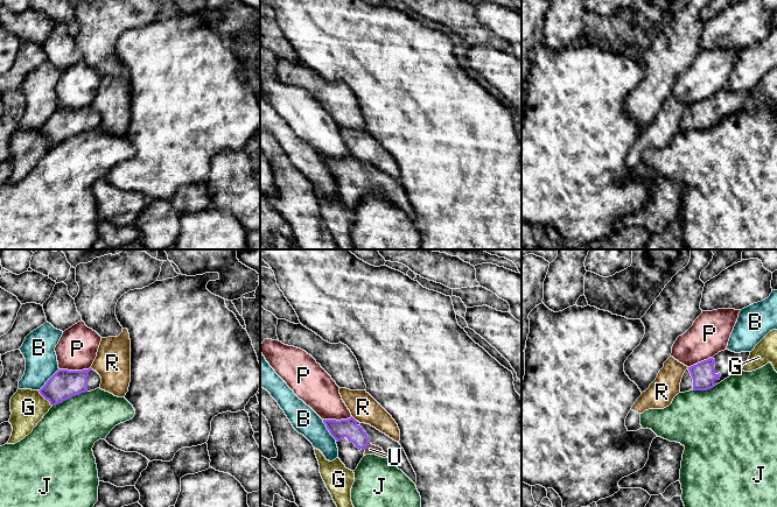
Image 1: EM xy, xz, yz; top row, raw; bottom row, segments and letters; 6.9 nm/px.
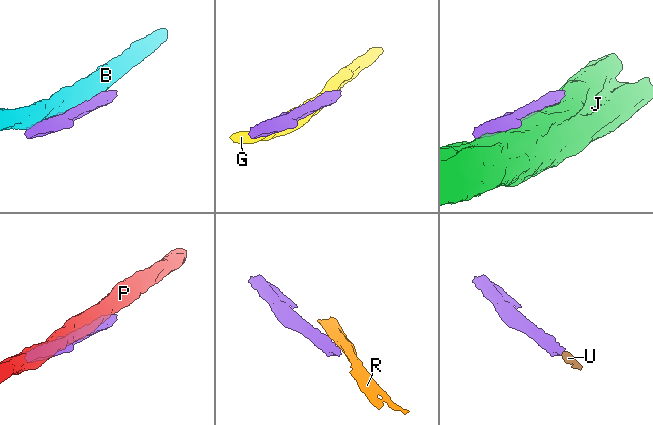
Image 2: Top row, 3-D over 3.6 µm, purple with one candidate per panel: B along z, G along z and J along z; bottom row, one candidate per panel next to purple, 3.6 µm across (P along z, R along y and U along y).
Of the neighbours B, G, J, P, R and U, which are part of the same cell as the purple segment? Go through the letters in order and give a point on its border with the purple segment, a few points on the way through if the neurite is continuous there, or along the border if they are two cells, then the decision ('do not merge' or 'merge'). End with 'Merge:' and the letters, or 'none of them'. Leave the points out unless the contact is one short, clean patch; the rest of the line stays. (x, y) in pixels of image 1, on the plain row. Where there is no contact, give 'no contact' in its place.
B: meets purple in xy at (48, 119); do not merge
G: meets purple in xy at (46, 138); do not merge
J: meets purple in xy at (69, 136); do not merge
P: meets purple in xy at (75, 110); do not merge
R: meets purple in xz at (354, 157); border along xz (351, 154), (356, 160); do not merge
U: meets purple in xz at (366, 184); merge
Merge: U

